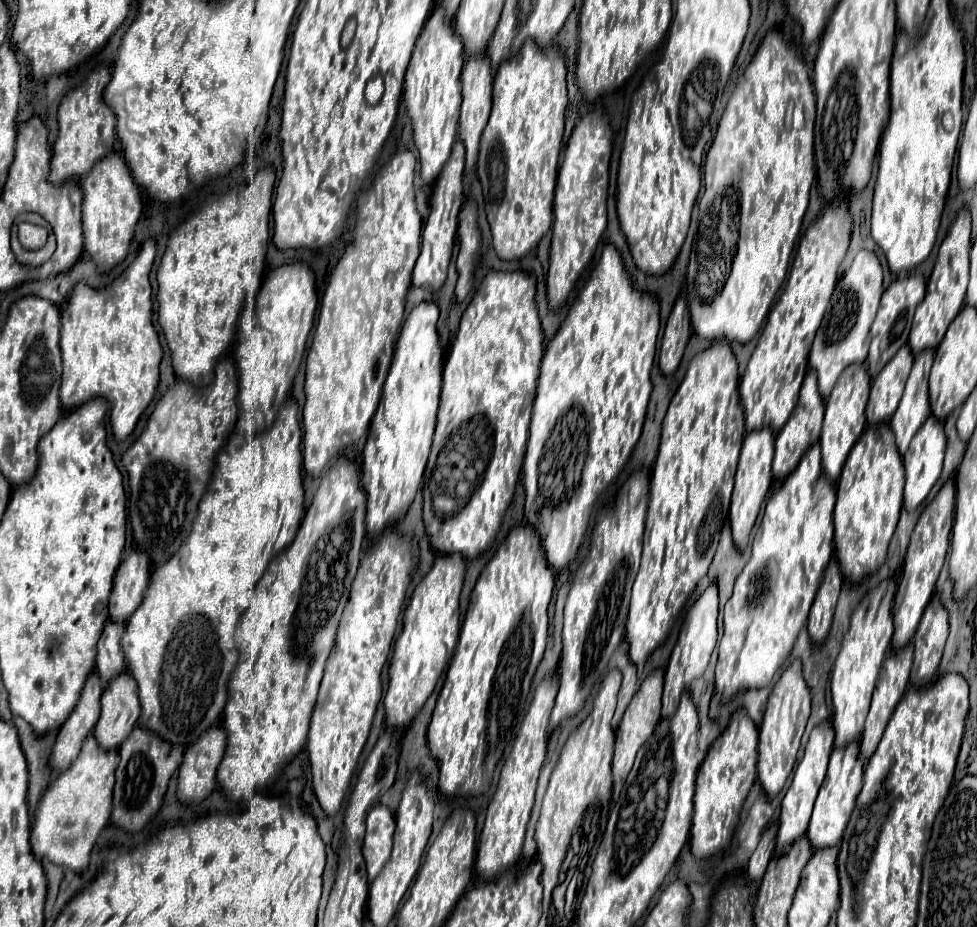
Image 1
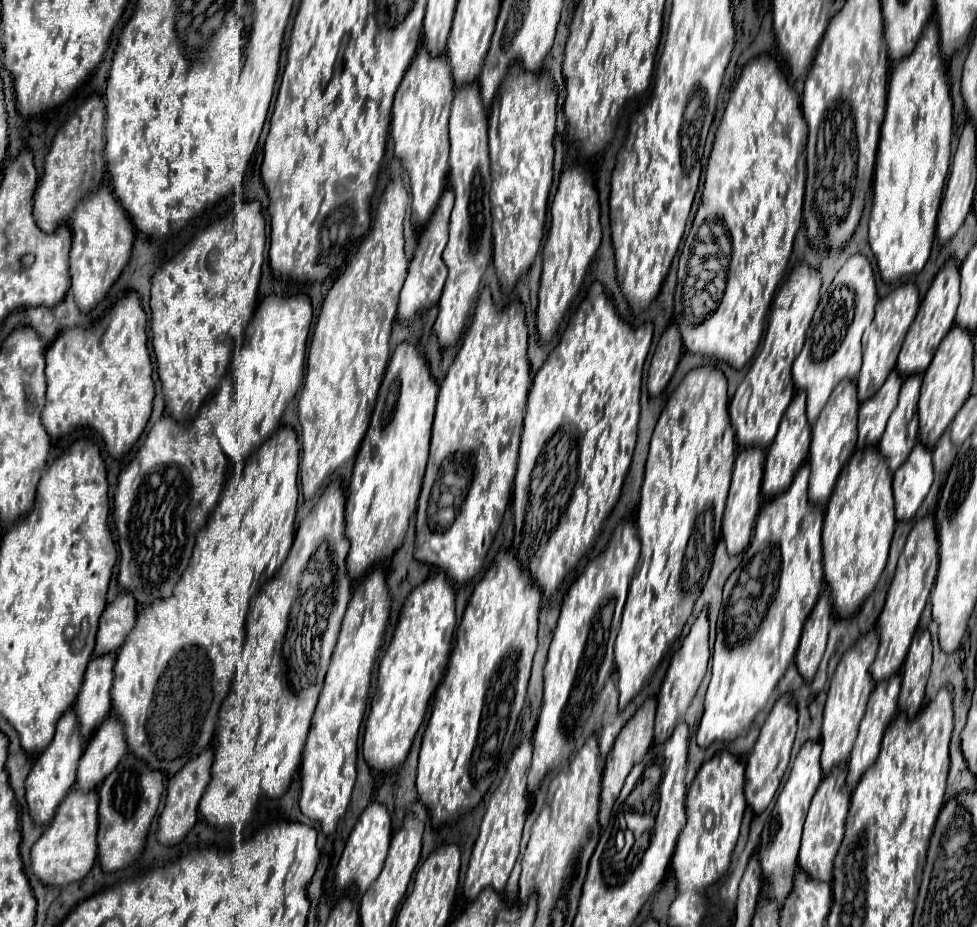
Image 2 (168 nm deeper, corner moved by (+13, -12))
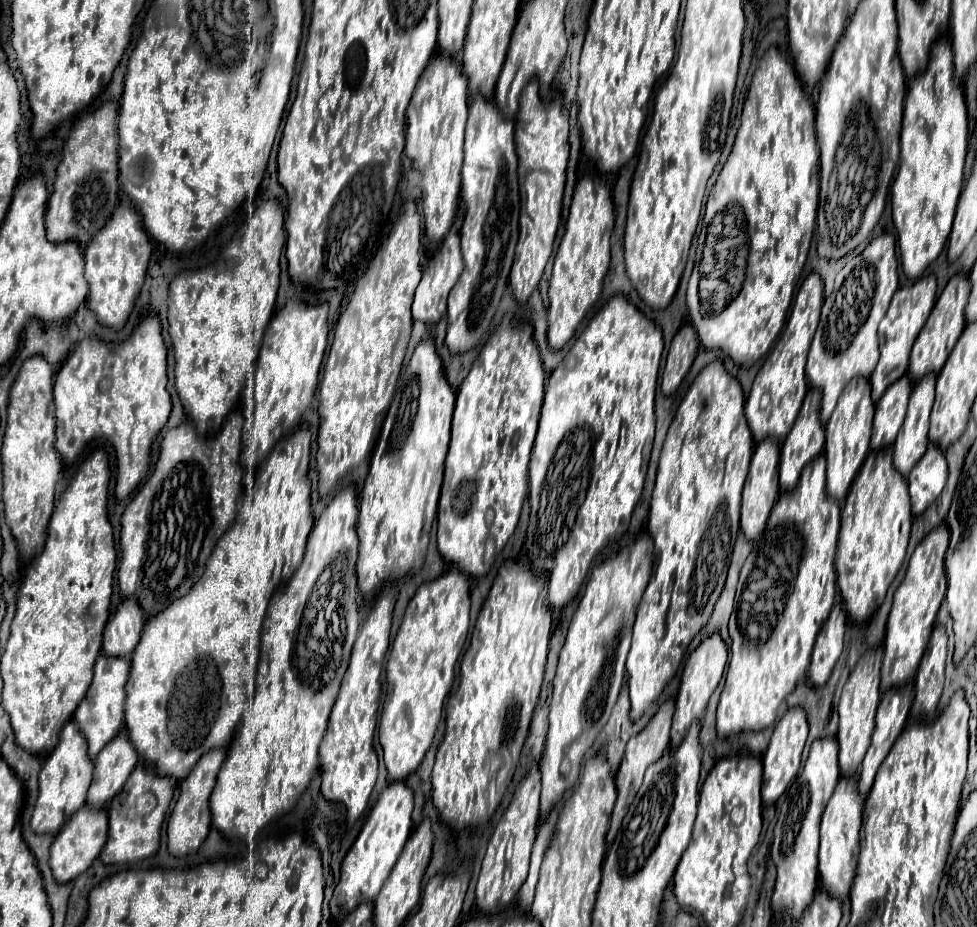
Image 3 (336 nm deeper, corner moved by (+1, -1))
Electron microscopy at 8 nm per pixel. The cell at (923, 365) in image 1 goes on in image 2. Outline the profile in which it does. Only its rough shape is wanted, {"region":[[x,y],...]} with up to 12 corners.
{"region":[[921,374],[905,378],[881,454],[895,472],[917,442]]}

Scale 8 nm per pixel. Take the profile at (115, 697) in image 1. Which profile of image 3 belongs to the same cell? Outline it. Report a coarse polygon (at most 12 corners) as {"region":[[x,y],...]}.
{"region":[[125,731],[95,759],[87,805],[103,809],[137,761]]}

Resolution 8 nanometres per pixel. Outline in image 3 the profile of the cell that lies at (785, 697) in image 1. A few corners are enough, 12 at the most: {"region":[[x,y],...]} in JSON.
{"region":[[801,707],[777,723],[763,755],[763,805],[801,767],[809,723]]}

